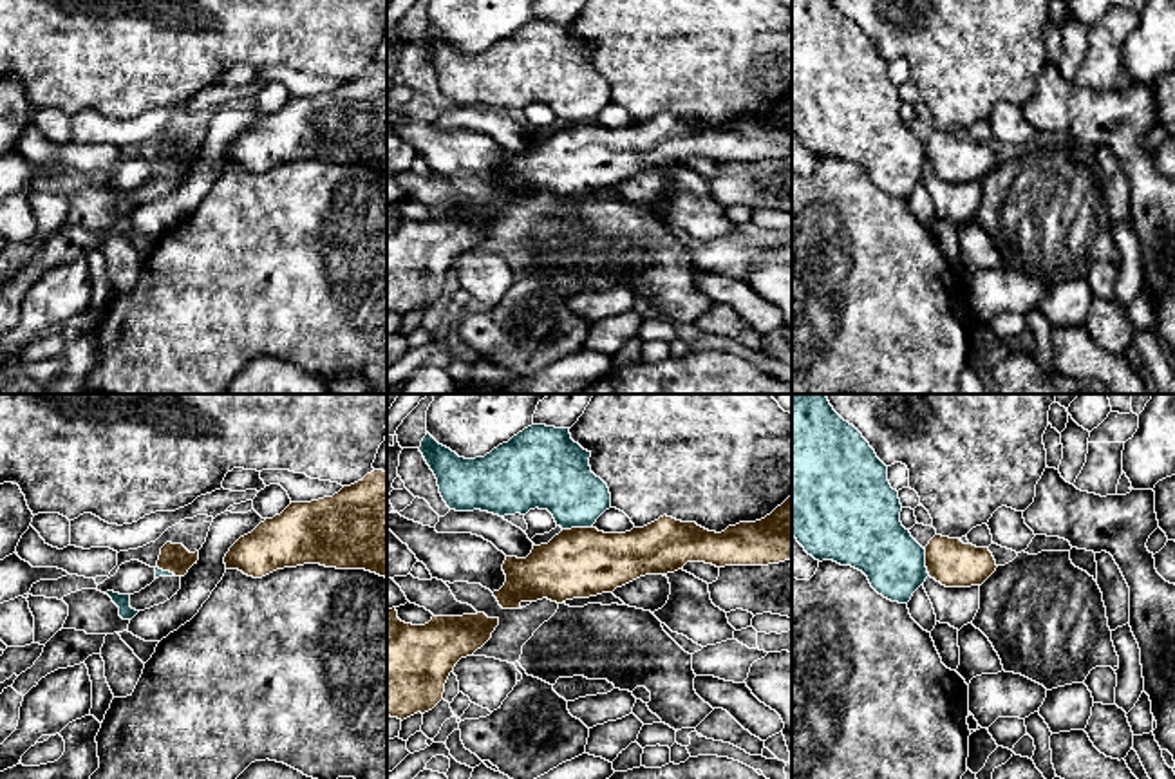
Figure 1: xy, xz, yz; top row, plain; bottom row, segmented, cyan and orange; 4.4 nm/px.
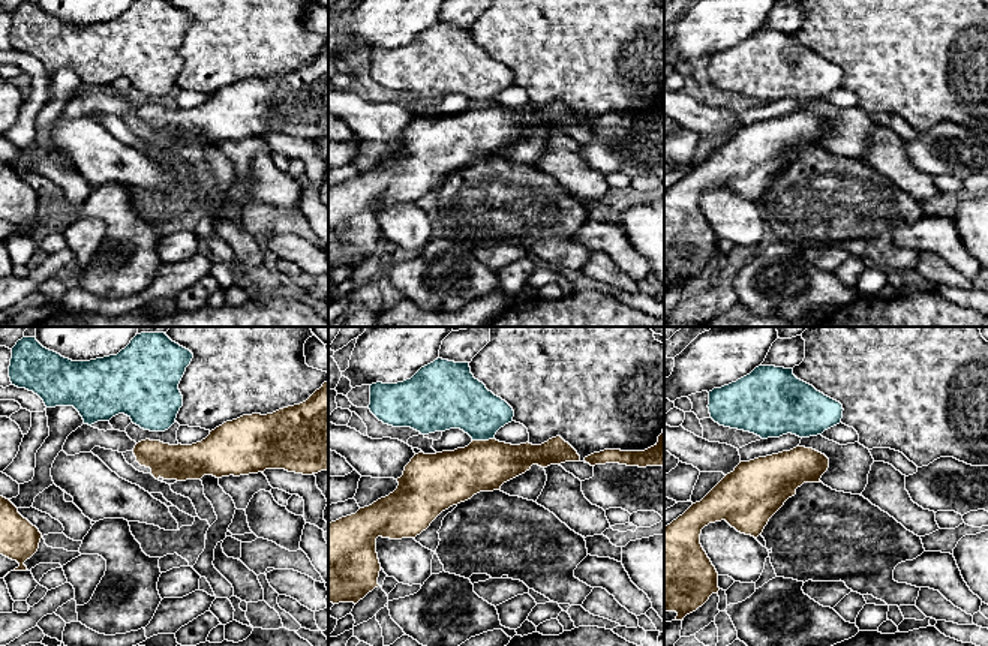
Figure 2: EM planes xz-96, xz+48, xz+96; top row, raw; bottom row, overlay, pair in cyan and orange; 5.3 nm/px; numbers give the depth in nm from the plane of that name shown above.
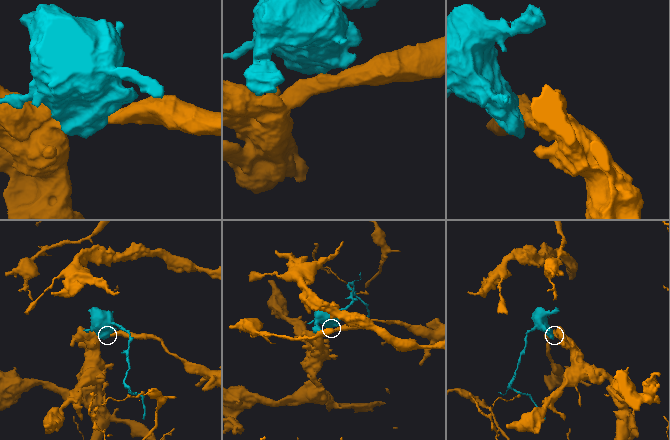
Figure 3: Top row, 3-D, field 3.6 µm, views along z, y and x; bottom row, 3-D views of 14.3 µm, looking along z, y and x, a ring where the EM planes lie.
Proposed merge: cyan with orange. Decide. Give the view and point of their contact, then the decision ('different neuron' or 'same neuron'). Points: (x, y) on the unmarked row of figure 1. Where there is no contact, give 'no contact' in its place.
meets cyan in xz at (577, 122); different neuron

